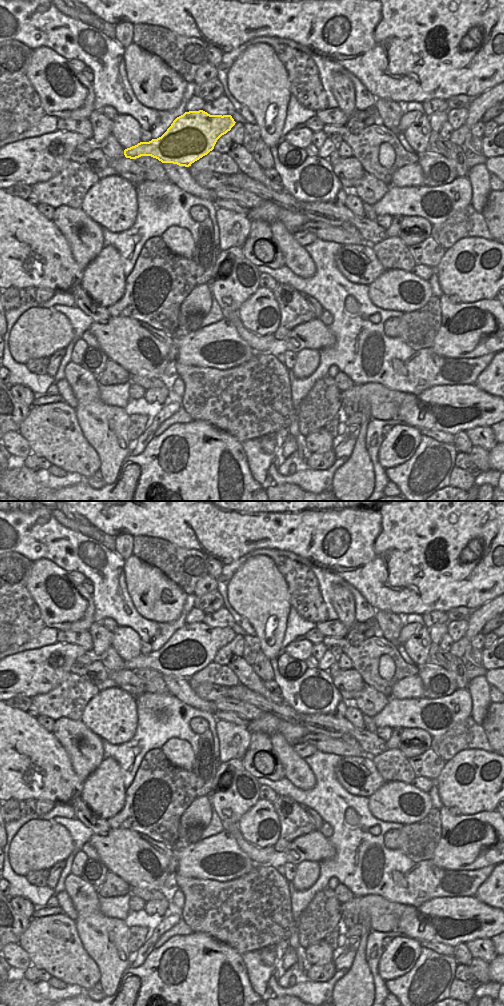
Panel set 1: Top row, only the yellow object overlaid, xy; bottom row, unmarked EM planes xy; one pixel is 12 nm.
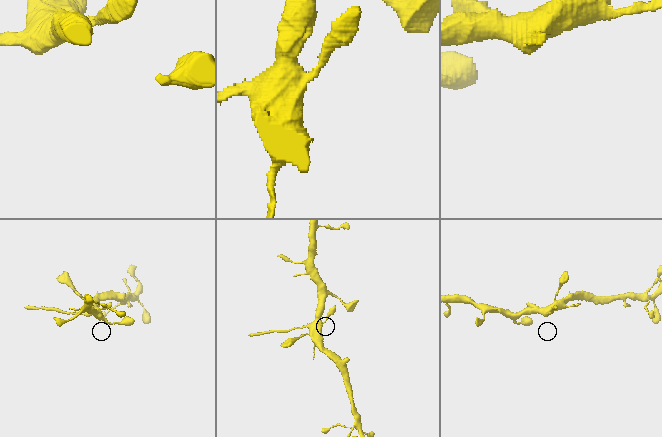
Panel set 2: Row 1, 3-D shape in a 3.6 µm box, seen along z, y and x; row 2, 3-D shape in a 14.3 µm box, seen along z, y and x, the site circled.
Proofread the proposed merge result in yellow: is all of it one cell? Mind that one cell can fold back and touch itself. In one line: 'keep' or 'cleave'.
cleave

